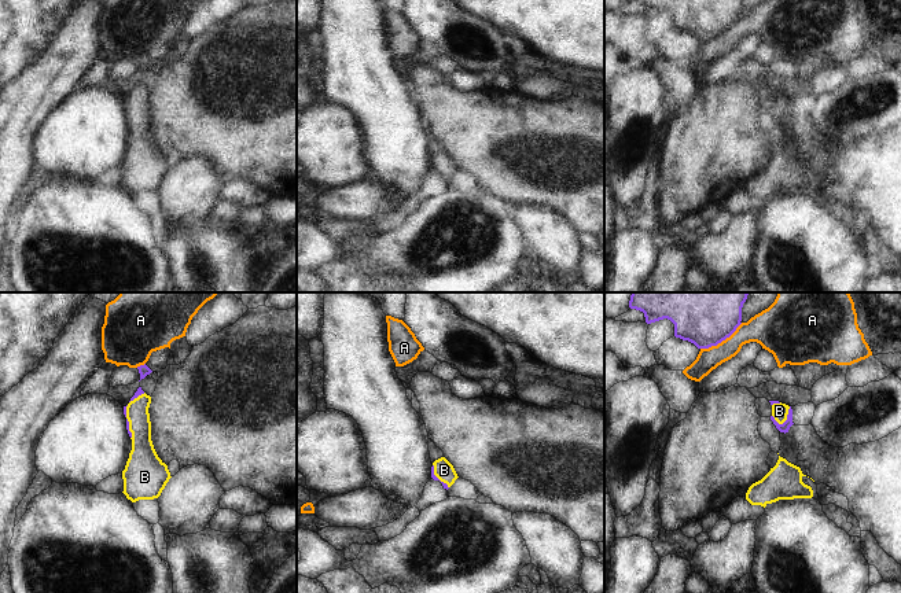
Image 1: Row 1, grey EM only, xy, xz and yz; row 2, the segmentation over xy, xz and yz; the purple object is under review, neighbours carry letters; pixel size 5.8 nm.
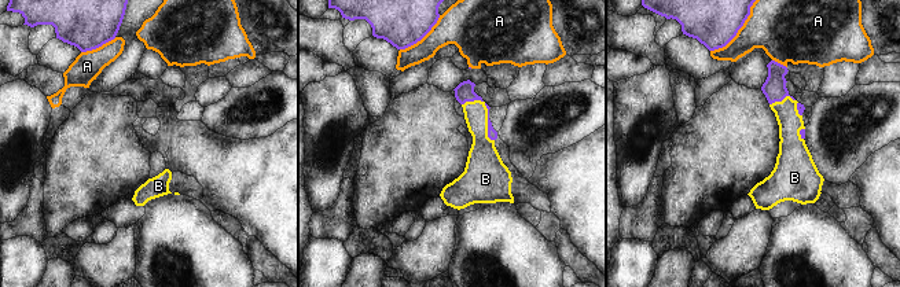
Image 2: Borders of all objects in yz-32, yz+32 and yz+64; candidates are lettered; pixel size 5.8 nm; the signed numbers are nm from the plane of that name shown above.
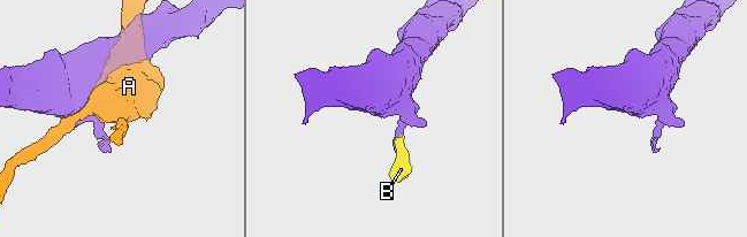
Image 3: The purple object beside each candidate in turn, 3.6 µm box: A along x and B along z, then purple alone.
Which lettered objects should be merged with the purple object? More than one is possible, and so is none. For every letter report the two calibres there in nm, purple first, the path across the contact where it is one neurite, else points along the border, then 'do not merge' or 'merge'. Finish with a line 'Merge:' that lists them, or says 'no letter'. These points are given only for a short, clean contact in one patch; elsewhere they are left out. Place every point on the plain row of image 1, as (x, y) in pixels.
A: 240 nm thick on the purple side, 170 nm on the other; do not merge
B: 60 nm thick on the purple side, 100 nm on the other; runs through yz (784, 120), (787, 109), (779, 103); merge
Merge: B

